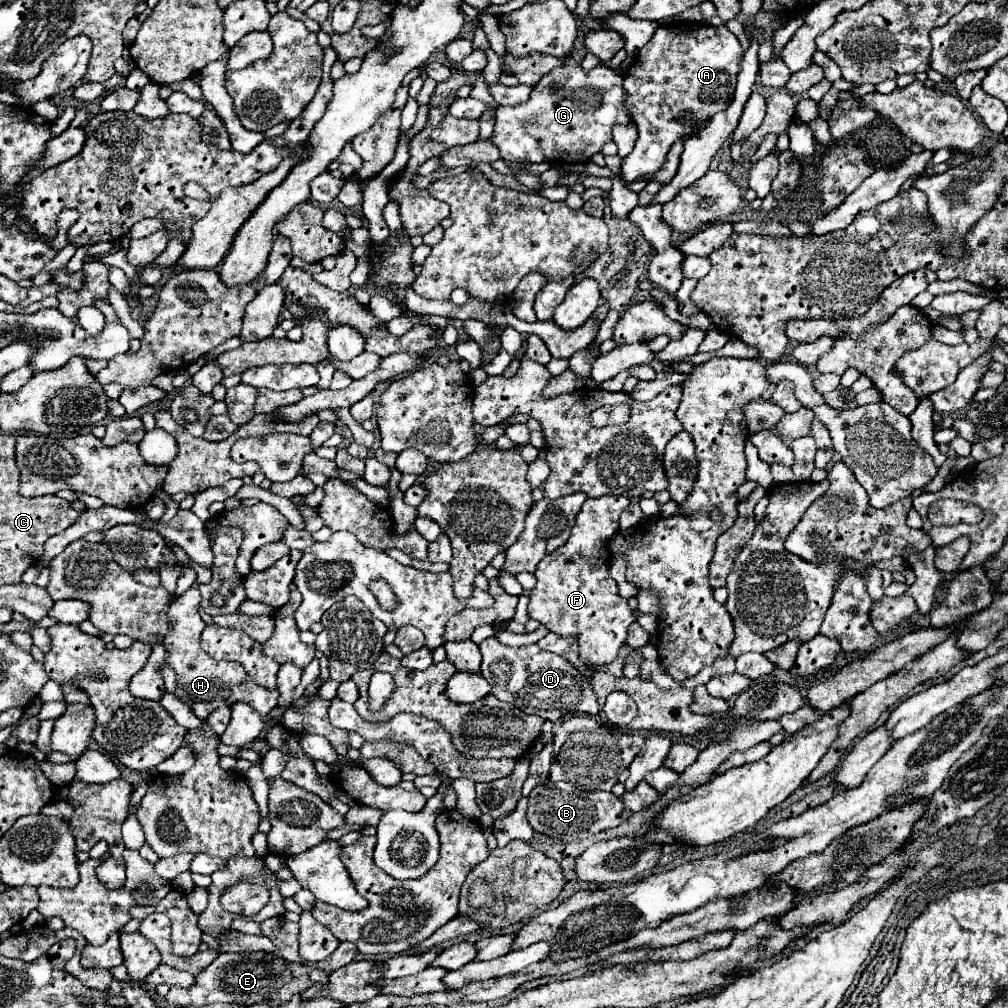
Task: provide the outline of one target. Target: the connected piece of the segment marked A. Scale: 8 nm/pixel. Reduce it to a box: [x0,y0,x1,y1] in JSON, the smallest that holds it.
[619,22,743,182]

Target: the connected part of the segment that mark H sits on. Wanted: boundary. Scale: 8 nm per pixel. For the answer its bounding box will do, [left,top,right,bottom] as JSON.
[163,586,279,720]

